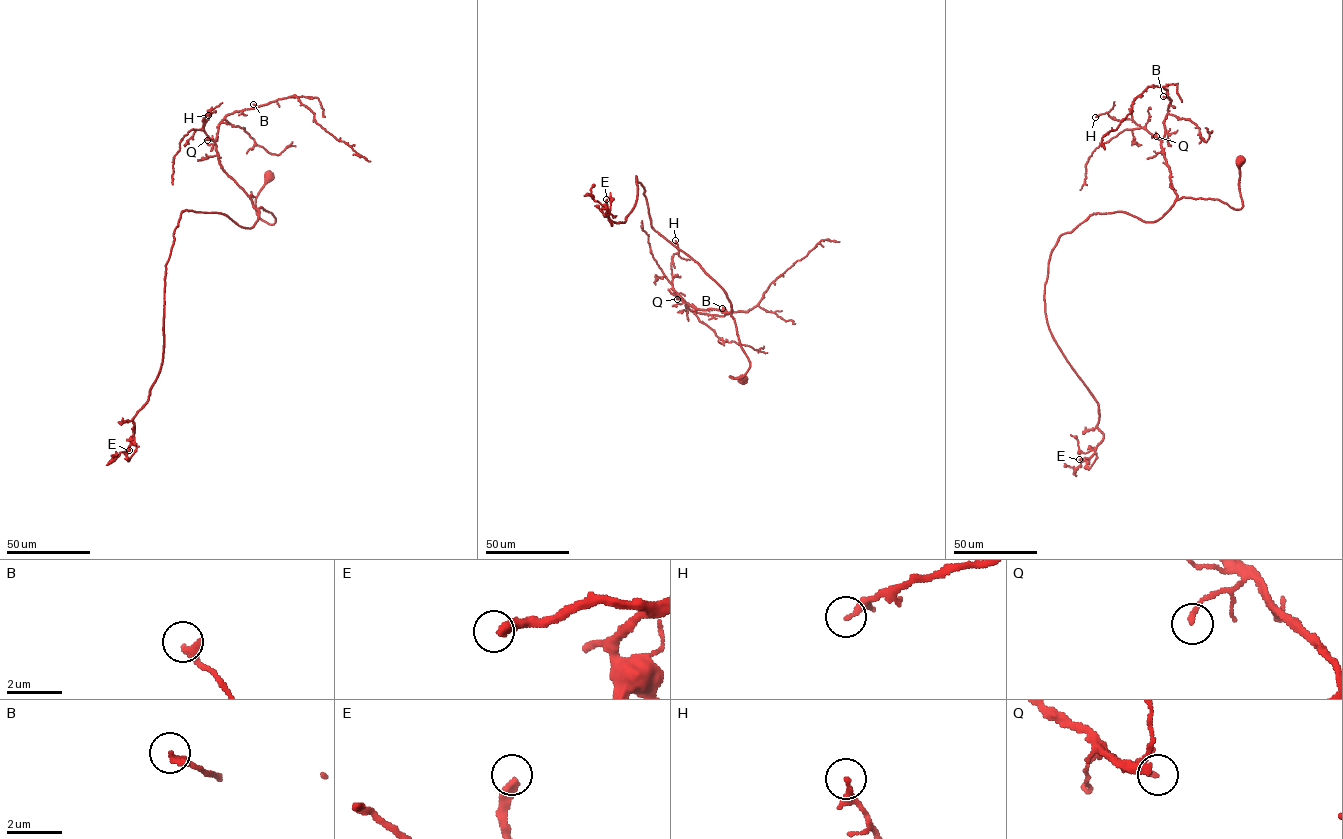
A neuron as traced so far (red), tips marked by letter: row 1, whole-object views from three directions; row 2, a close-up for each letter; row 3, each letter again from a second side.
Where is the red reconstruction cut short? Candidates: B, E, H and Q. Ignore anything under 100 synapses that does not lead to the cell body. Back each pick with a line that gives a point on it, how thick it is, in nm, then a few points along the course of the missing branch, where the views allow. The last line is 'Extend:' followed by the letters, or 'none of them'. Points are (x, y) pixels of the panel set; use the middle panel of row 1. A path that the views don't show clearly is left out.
E: (606, 199) | 360 nm | (606, 199), (609, 188), (604, 178), (593, 173), (594, 166)
Extend: E

